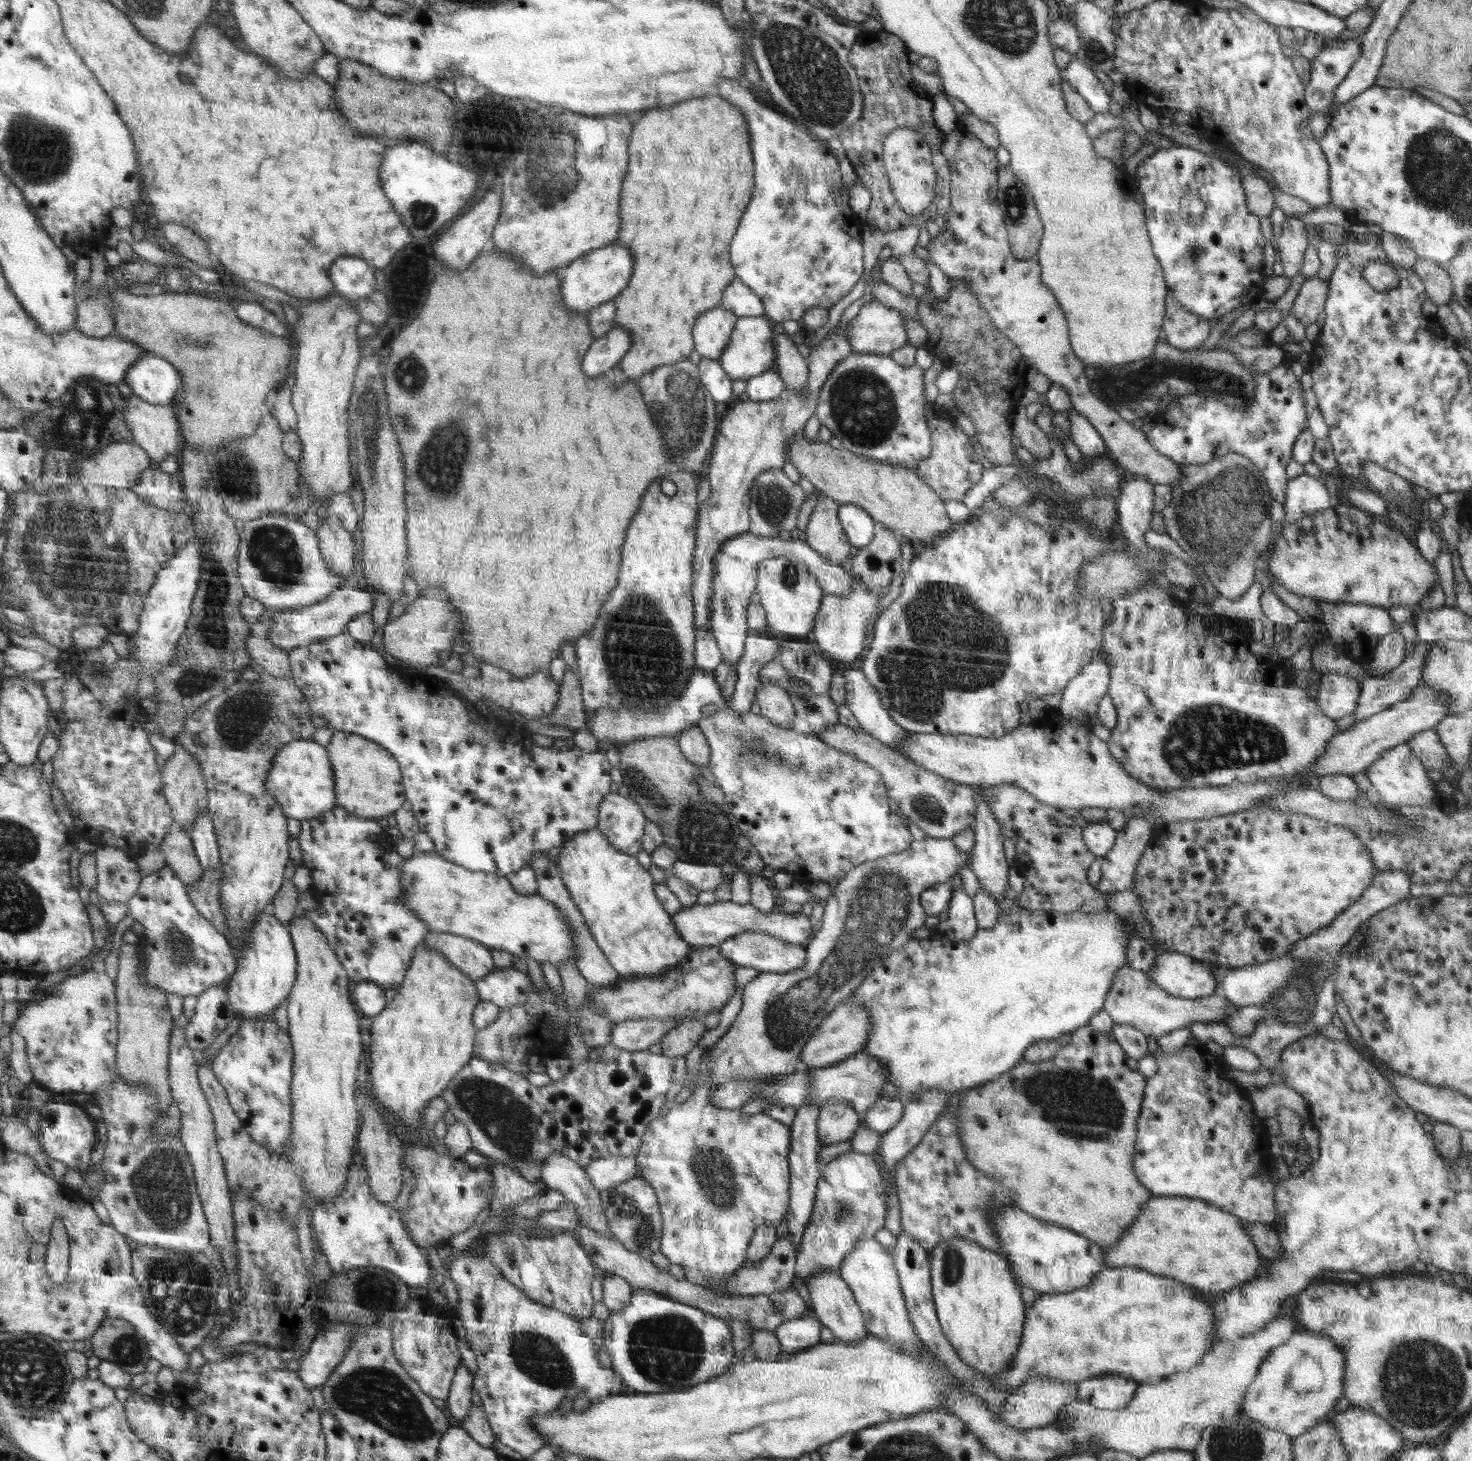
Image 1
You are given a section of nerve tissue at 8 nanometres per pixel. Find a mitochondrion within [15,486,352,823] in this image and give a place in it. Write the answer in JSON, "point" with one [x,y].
{"point":[212,630]}

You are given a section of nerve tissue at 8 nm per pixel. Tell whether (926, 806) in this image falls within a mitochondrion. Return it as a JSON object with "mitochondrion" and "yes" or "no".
{"mitochondrion":"yes"}

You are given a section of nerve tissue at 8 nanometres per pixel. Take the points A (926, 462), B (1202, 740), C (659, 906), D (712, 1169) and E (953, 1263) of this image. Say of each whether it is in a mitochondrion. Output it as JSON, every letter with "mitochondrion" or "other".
{"A":"other","B":"mitochondrion","C":"other","D":"mitochondrion","E":"mitochondrion"}

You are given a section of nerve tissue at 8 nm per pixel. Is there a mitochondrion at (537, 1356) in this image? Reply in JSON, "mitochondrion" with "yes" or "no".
{"mitochondrion":"yes"}

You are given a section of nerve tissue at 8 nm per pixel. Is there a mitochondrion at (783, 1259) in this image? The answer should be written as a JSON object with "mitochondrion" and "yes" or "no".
{"mitochondrion":"no"}

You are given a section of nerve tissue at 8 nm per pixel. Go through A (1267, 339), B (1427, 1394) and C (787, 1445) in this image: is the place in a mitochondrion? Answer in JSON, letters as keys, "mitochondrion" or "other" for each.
{"A":"other","B":"mitochondrion","C":"other"}

